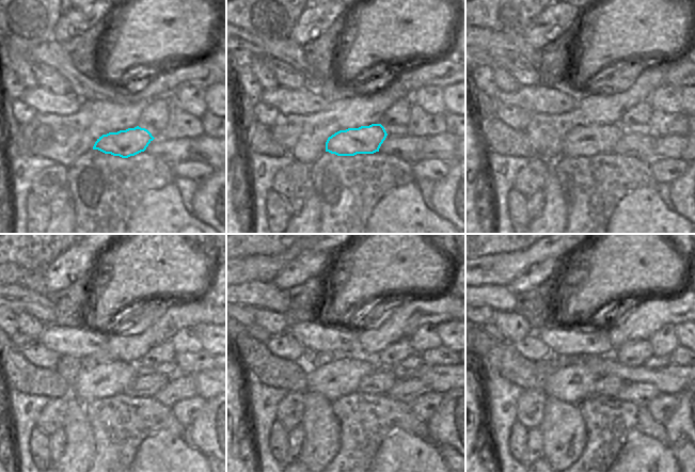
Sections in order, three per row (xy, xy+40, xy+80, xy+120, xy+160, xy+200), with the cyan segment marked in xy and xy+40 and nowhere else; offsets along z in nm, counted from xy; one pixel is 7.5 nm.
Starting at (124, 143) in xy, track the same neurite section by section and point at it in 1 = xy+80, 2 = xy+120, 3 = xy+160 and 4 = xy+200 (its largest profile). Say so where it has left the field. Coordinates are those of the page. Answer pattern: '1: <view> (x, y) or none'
1: xy+80 (580, 141)
2: xy+120 (104, 380)
3: xy+160 (340, 377)
4: xy+200 (571, 383)

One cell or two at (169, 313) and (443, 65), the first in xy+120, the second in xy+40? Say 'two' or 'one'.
two

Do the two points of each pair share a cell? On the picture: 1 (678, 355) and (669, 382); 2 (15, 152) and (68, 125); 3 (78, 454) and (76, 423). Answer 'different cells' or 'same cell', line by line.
1: different cells
2: different cells
3: same cell

